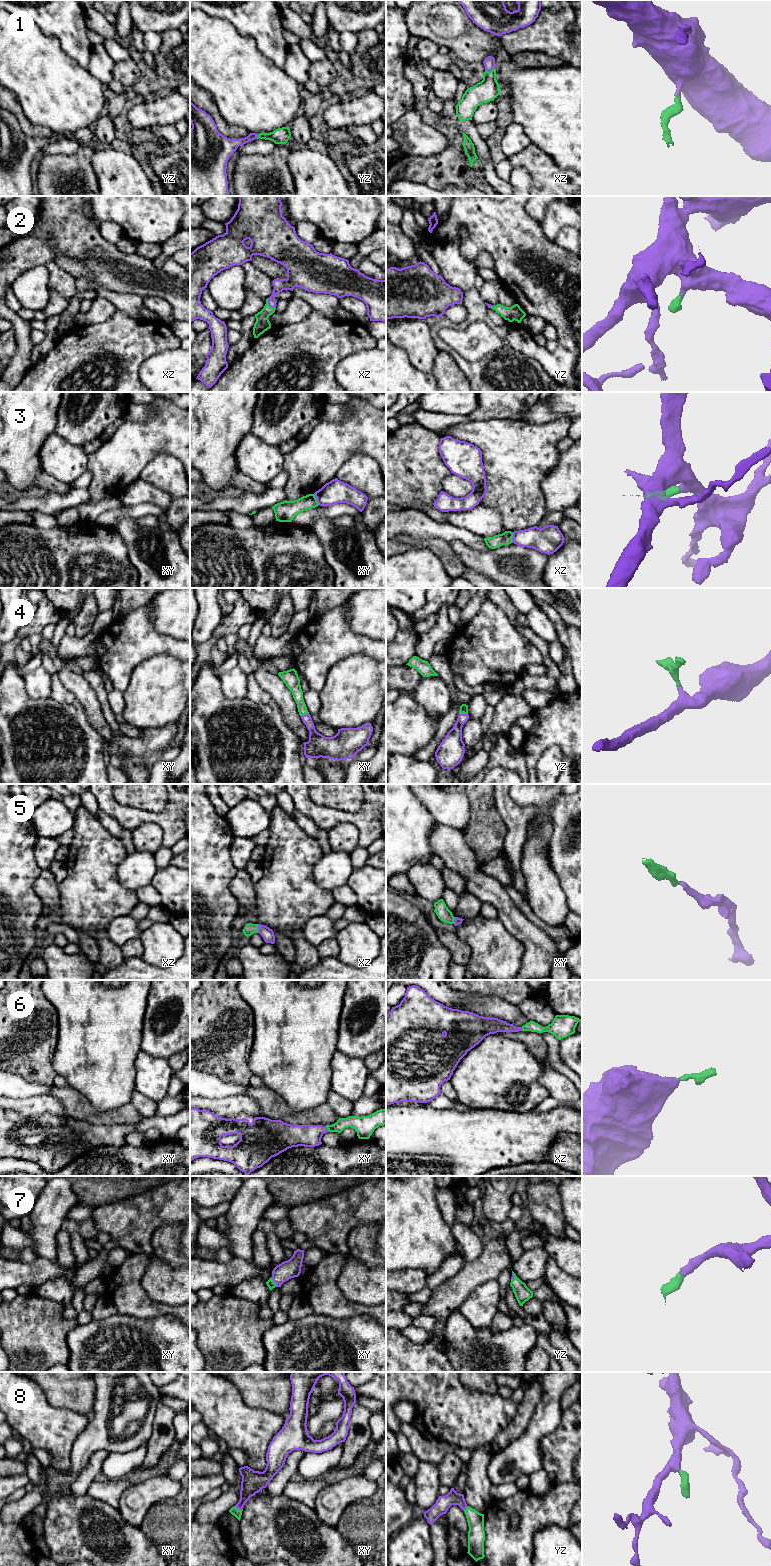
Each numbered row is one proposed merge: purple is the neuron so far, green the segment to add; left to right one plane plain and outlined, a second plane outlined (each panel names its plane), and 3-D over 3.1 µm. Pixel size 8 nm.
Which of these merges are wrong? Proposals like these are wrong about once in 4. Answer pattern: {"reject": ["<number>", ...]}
{"reject": ["3"]}

